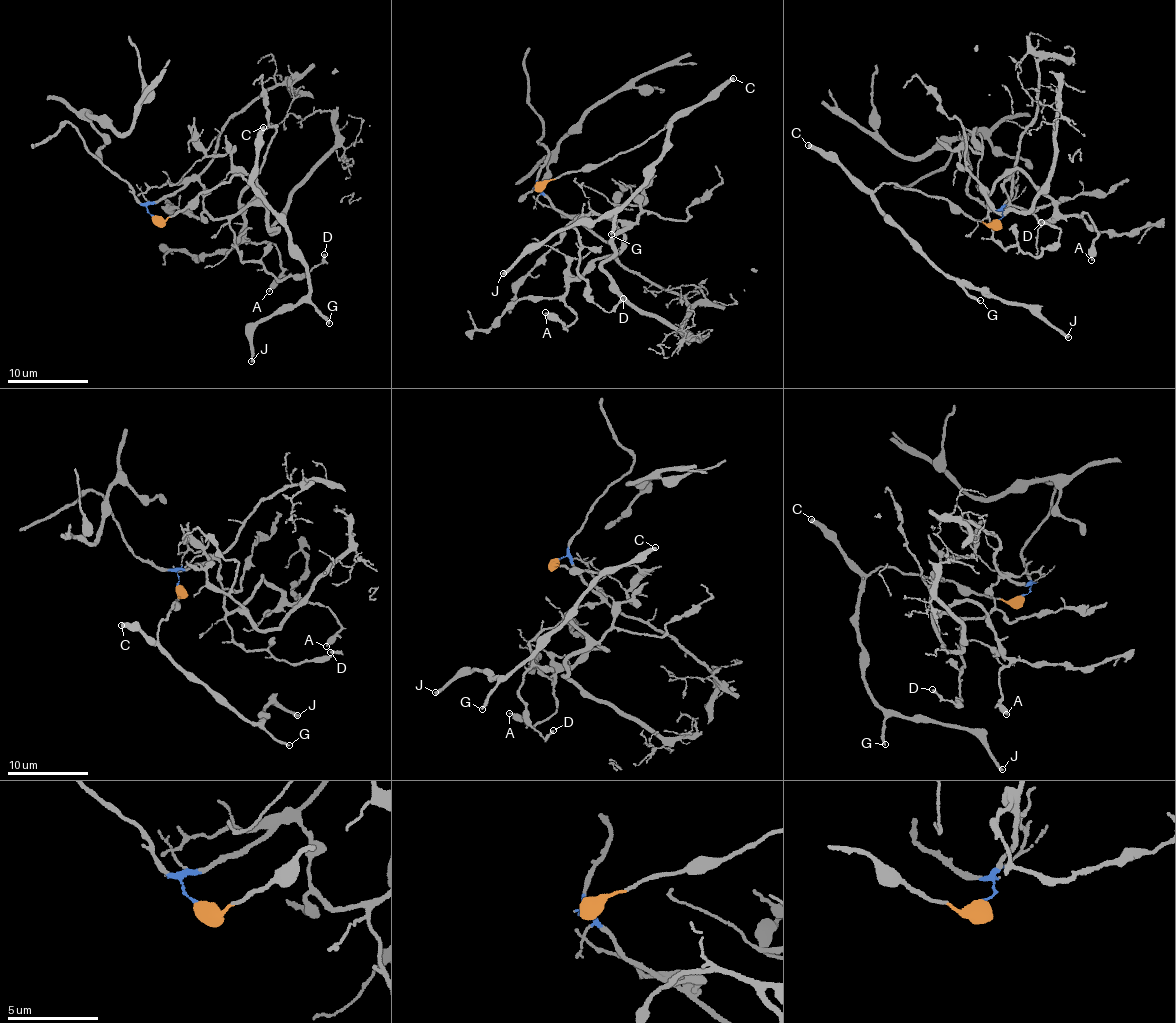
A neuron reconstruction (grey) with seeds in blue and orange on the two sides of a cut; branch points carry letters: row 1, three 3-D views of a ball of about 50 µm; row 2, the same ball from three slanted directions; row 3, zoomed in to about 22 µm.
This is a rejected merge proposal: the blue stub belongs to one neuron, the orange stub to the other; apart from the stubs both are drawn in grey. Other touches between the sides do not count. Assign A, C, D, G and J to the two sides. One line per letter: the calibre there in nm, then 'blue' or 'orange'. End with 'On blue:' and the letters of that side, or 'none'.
A: calibre 320 nm; blue
C: calibre 400 nm; orange
D: calibre 220 nm; blue
G: calibre 200 nm; orange
J: calibre 320 nm; orange
On blue: A, D

